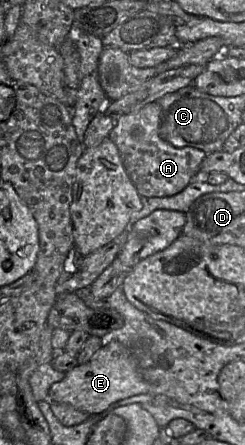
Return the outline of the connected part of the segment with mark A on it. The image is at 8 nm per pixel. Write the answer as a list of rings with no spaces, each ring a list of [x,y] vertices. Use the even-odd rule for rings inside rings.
[[[157,101],[146,104],[140,110],[122,114],[116,117],[115,125],[109,133],[109,138],[117,146],[125,170],[142,197],[169,197],[185,189],[200,171],[206,153],[194,147],[177,148],[161,138],[159,128],[162,117],[162,108]]]

